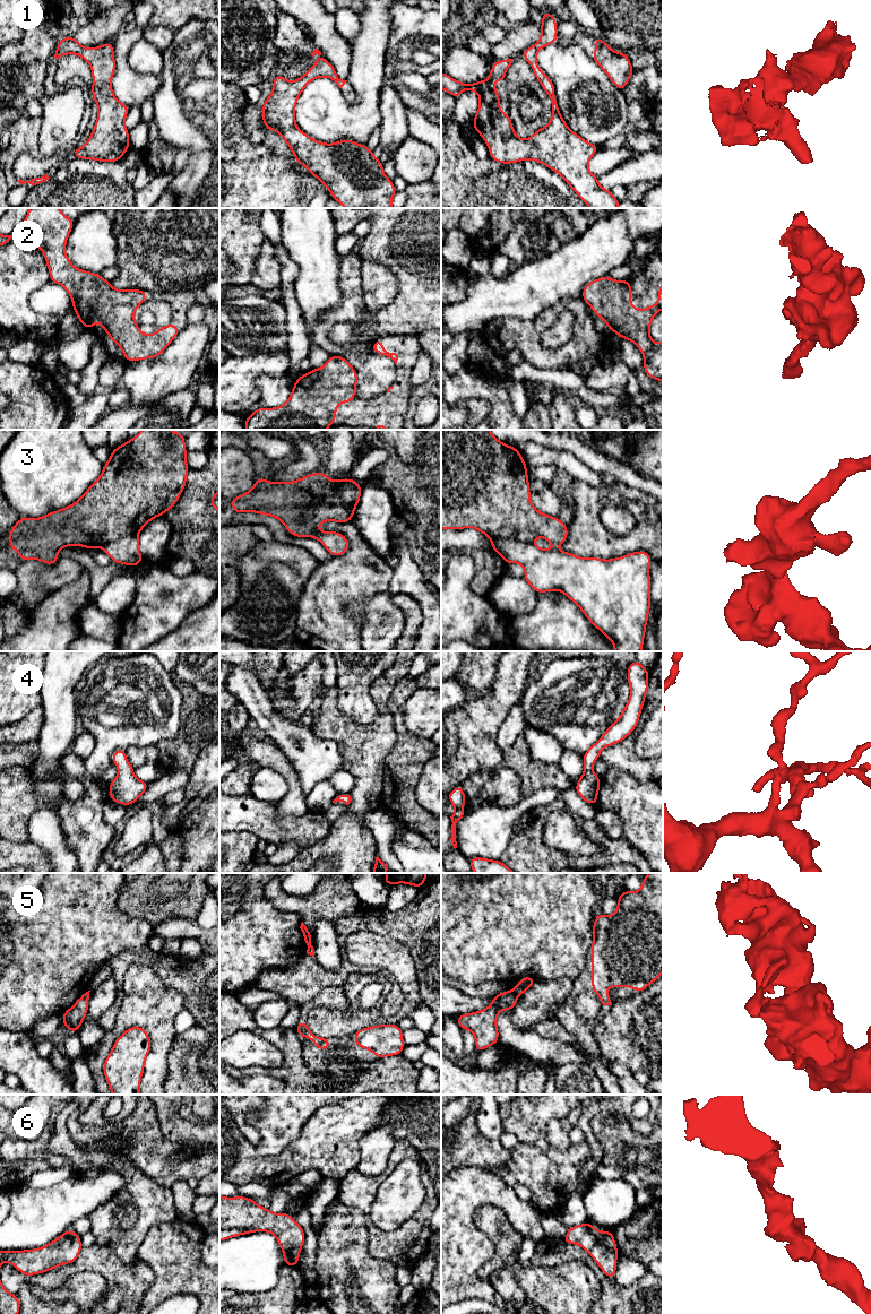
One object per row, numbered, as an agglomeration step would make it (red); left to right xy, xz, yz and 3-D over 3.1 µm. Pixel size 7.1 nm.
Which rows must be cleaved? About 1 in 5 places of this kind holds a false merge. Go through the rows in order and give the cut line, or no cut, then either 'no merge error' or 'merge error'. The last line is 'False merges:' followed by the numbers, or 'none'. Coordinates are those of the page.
1: no cut; no merge error
2: no cut; no merge error
3: cut in yz along (491, 537), (512, 537), (532, 543); merge error
4: no cut; no merge error
5: cut in yz along (511, 992), (516, 997); merge error
6: no cut; no merge error
False merges: 3, 5

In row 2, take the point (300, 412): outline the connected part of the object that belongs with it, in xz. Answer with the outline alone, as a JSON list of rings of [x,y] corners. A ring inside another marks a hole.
[[[338,355],[329,356],[328,361],[320,369],[311,369],[308,374],[296,378],[288,400],[275,408],[258,407],[245,418],[245,430],[327,430],[335,424],[336,408],[342,403],[352,403],[356,395],[357,372],[350,362]]]

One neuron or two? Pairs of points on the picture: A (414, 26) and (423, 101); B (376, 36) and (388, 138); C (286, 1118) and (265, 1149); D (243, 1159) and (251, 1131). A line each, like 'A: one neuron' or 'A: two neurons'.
A: one neuron
B: two neurons
C: one neuron
D: two neurons

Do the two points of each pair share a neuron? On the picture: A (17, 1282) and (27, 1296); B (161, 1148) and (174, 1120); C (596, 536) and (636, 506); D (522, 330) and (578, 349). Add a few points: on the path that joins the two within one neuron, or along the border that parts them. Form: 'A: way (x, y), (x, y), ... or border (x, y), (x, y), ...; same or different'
A: way (19, 1286), (24, 1293); same
B: border (155, 1112), (161, 1132), (175, 1143); different
C: way (594, 519), (594, 509), (604, 499), (619, 499); same
D: way (535, 345), (544, 354), (563, 354); same

